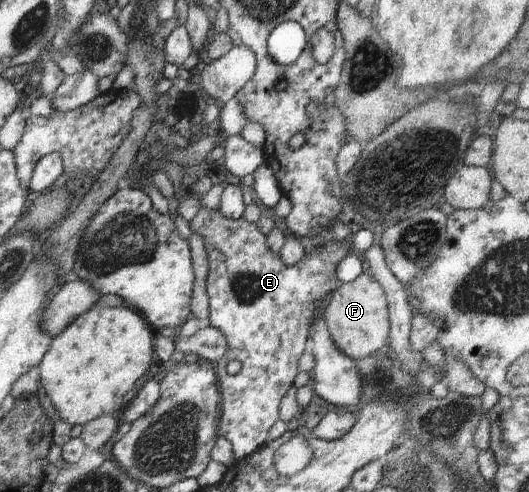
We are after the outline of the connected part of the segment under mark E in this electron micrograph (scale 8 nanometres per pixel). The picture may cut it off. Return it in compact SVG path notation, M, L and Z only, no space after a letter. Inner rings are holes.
M203 206L188 224L193 233L203 237L209 262L206 277L209 316L205 323L221 331L228 343L224 358L217 362L215 368L221 396L218 435L231 442L233 453L240 460L265 445L268 431L280 419L281 398L294 385L294 379L300 372L299 358L308 350L312 315L317 309L325 309L330 293L340 285L335 268L341 258L345 254L357 253L351 243L355 228L352 227L353 232L348 239L338 242L329 237L323 248L313 249L294 266L286 266L280 254L273 253L266 246L266 235L259 231L257 224L249 223L244 217L232 220L219 210ZM229 361L241 363L241 369L235 375L229 375L226 370Z

